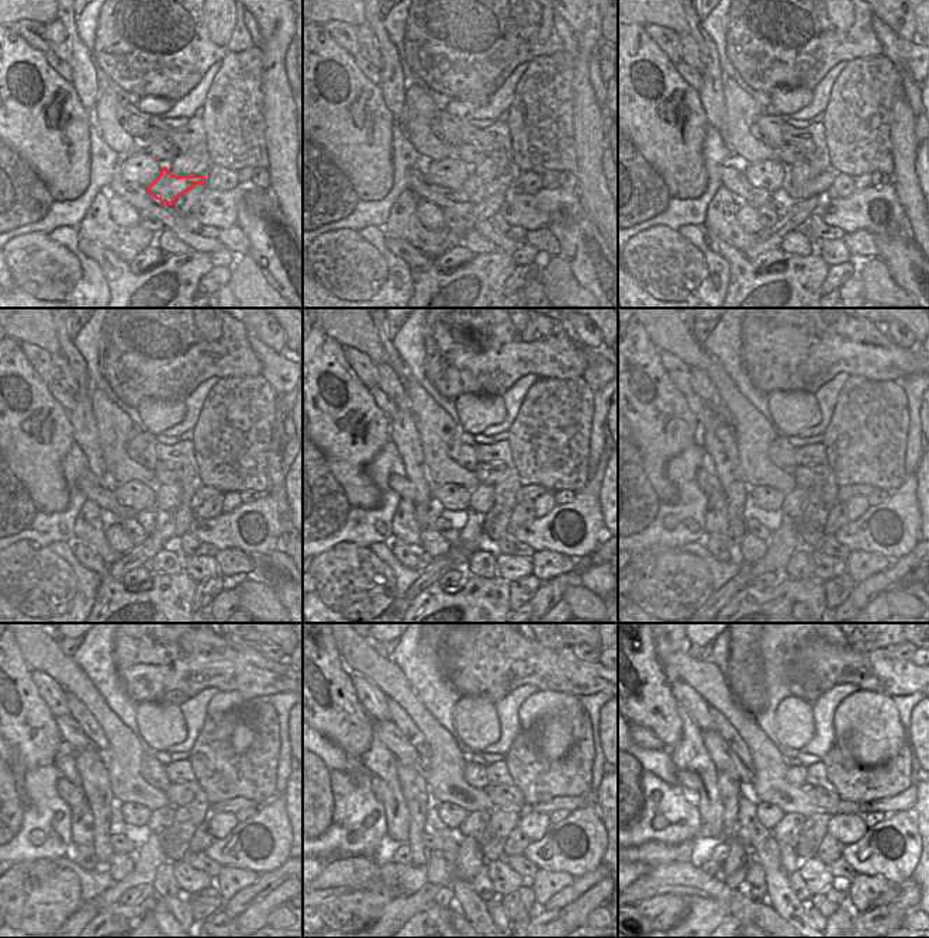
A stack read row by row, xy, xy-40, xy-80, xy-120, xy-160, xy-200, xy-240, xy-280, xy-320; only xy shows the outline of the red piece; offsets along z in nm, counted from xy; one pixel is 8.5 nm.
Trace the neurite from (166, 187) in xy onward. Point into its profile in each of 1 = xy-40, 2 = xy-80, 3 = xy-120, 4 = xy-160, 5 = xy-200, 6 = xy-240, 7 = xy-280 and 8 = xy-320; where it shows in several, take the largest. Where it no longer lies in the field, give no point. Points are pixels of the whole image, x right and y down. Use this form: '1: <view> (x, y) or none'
1: xy-40 (473, 189)
2: xy-80 (819, 184)
3: xy-120 (204, 492)
4: xy-160 (528, 492)
5: xy-200 (848, 491)
6: xy-240 (235, 805)
7: xy-280 (572, 803)
8: xy-320 (904, 802)

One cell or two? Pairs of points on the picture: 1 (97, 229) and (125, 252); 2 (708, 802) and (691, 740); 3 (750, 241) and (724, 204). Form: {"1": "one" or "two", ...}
{"1": "one", "2": "one", "3": "one"}

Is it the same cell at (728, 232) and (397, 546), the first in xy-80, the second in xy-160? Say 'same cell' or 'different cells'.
different cells

